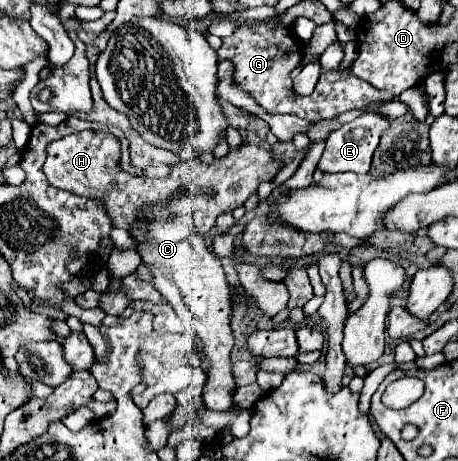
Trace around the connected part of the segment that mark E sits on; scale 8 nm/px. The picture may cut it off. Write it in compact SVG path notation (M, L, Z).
M365 112L353 122L343 124L339 130L331 132L329 138L325 140L325 152L319 160L319 168L323 172L359 172L359 174L369 172L371 156L377 148L377 140L385 132L385 128L389 128L389 124L391 124L389 118L377 112Z

